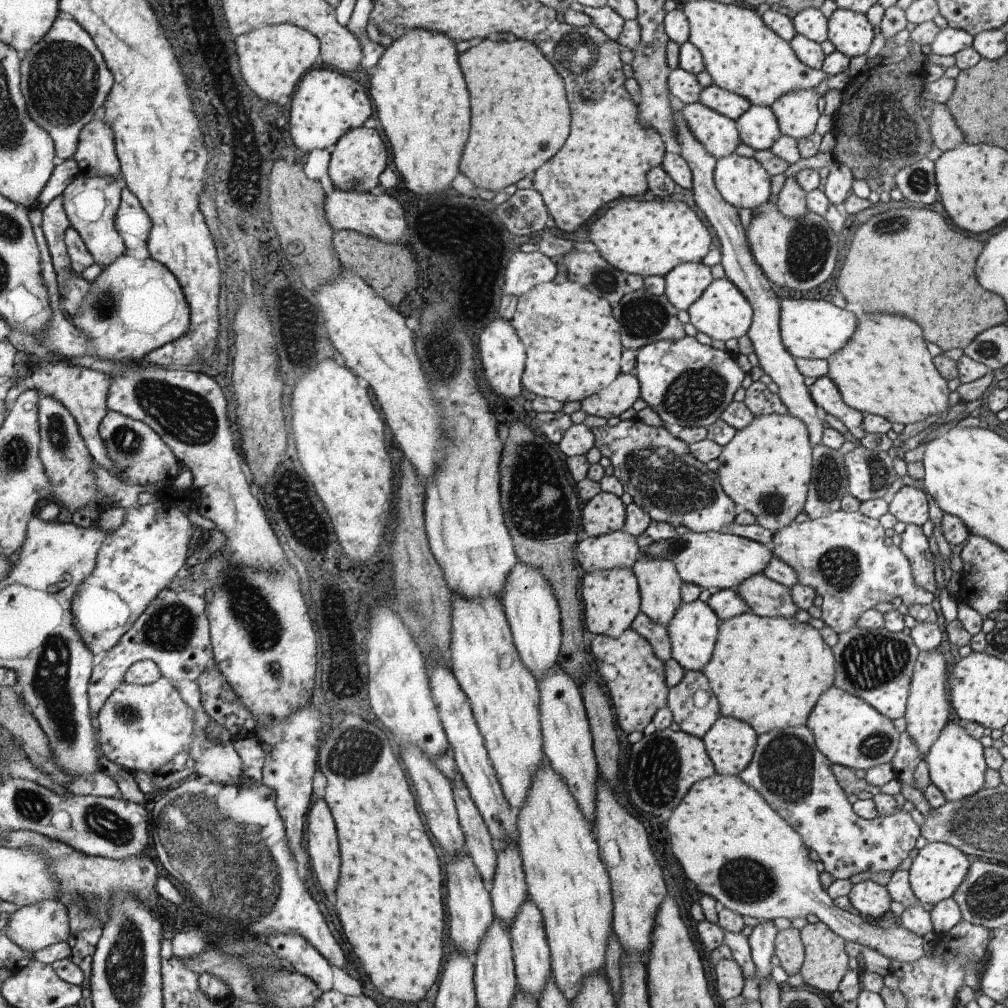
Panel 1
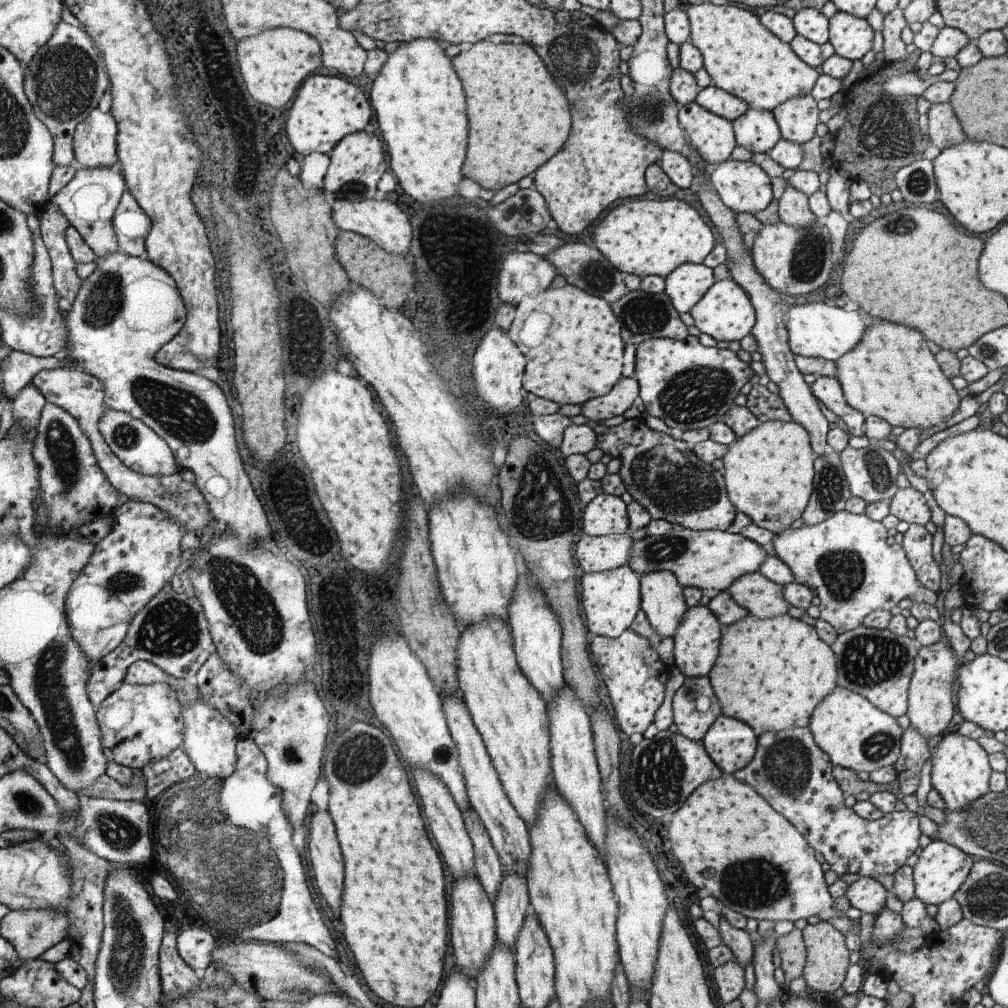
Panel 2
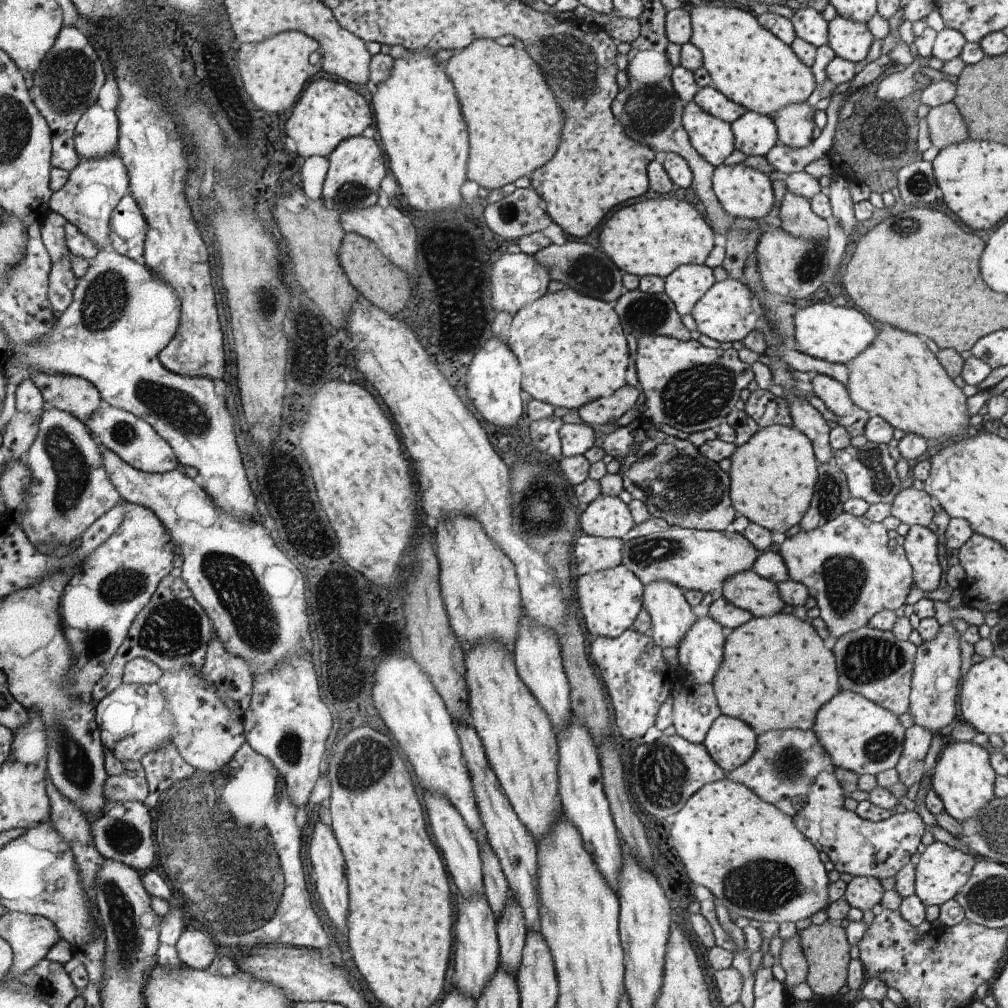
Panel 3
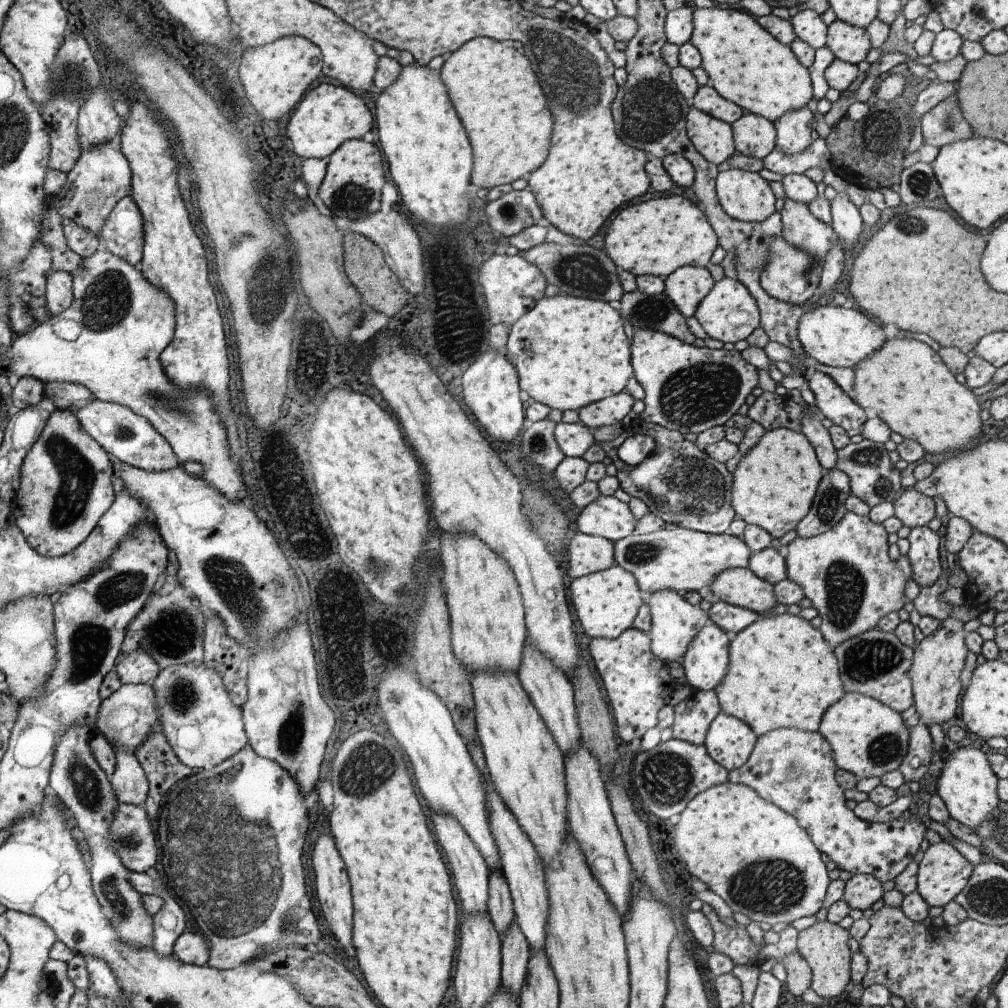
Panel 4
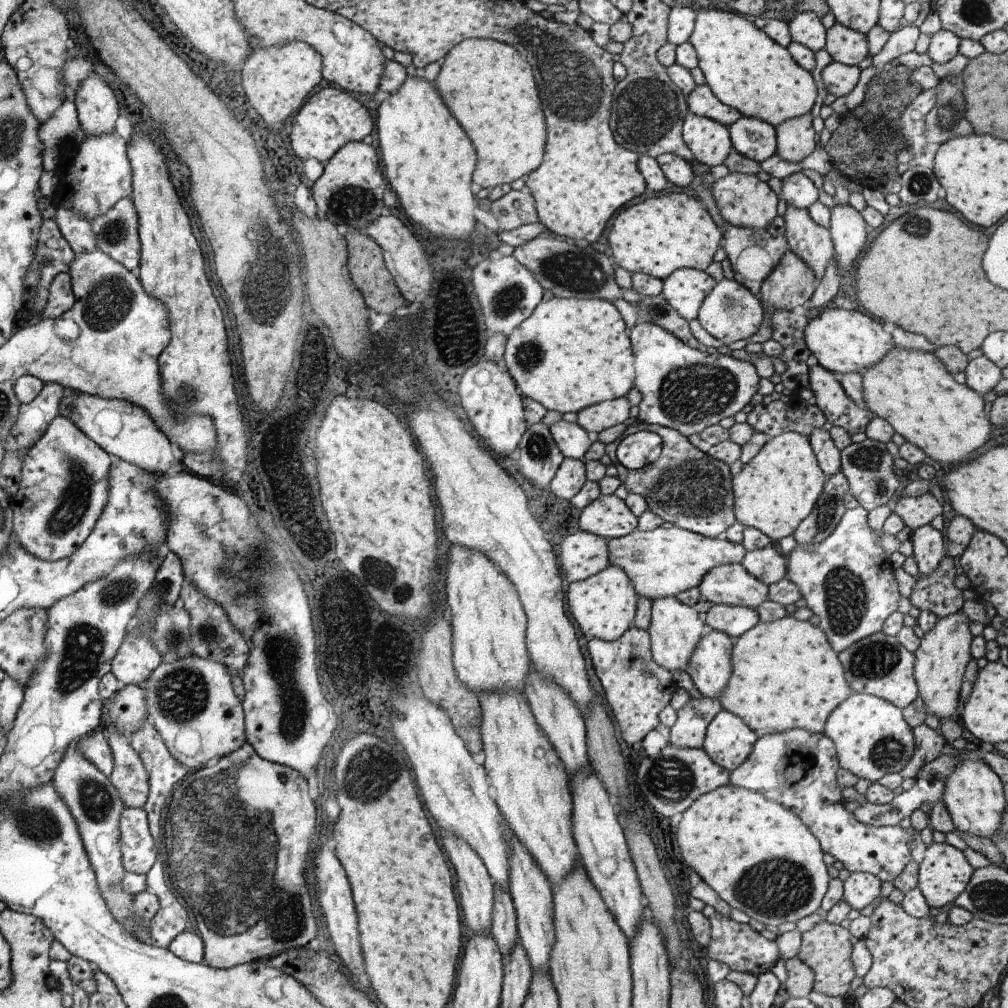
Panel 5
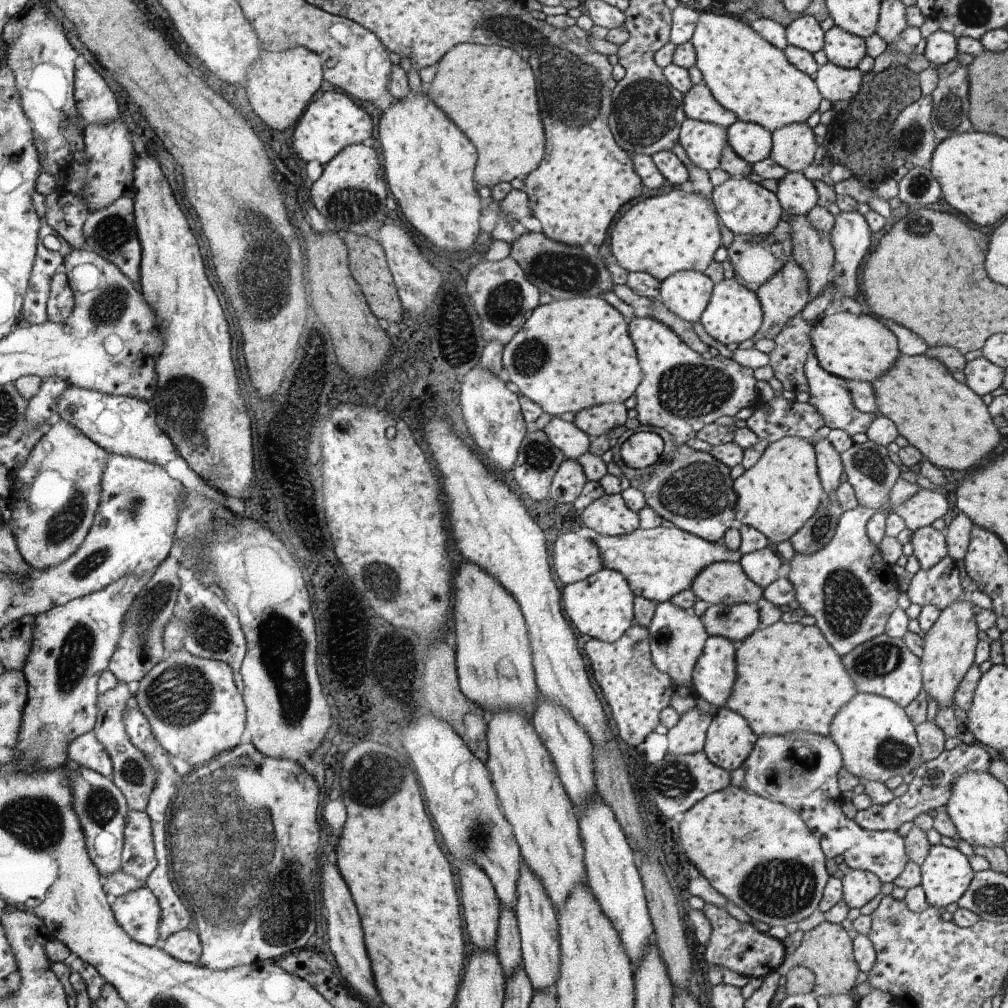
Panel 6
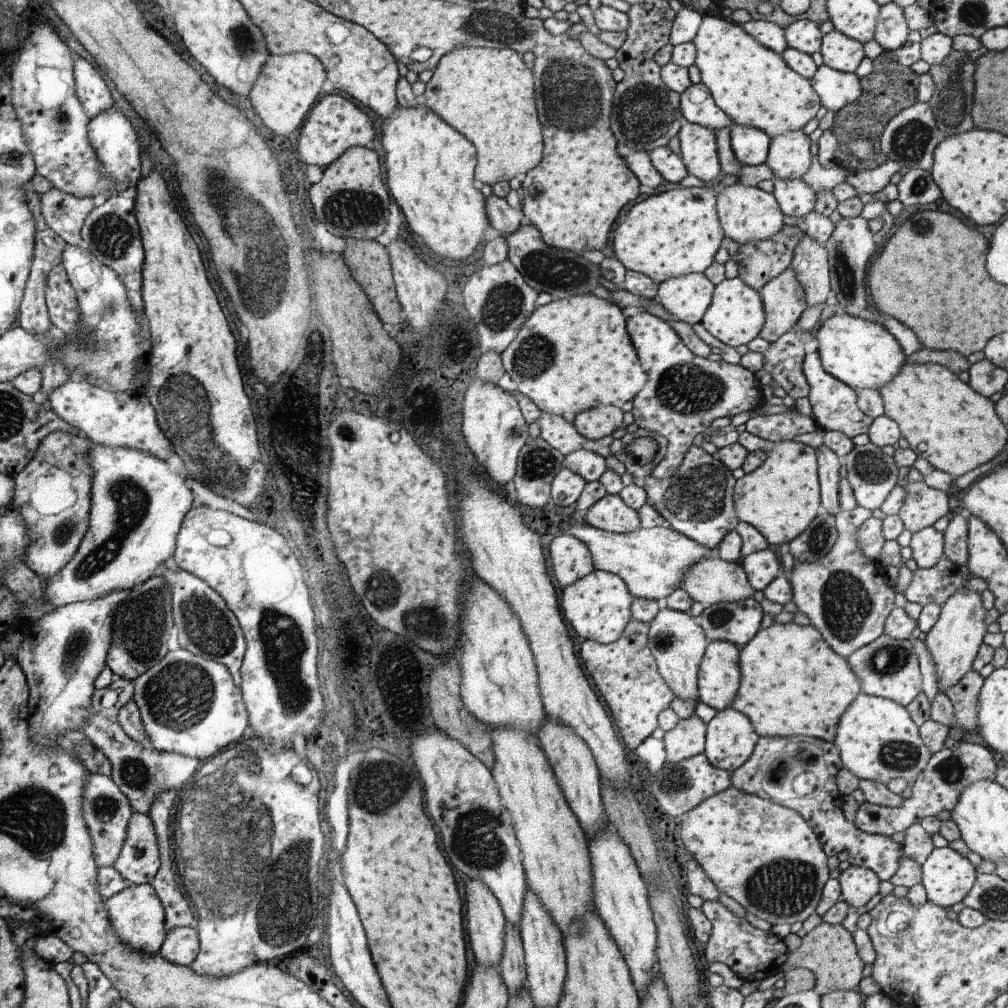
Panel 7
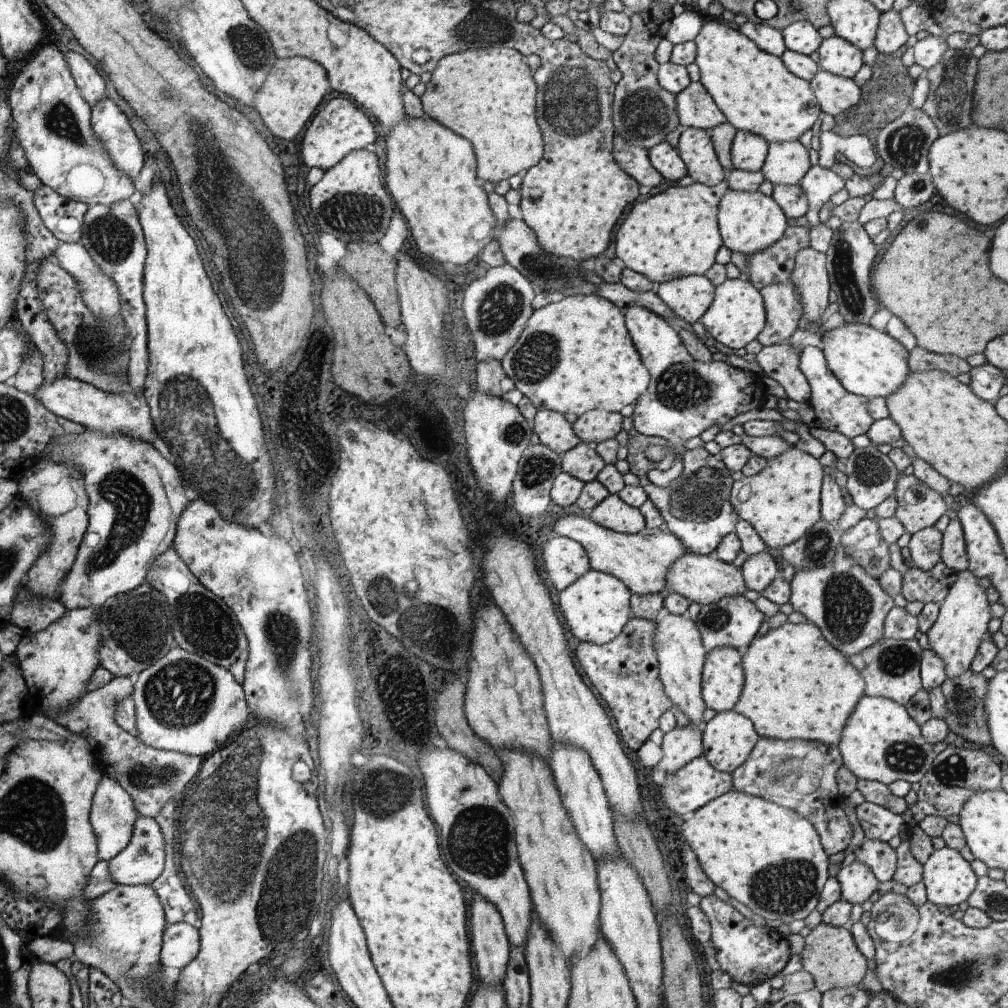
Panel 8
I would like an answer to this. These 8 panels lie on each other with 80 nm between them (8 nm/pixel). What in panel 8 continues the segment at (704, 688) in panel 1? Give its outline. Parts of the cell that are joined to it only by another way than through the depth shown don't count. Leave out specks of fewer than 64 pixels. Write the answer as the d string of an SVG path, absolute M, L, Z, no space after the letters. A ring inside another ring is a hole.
M692 723L684 727L676 726L665 734L661 748L661 775L677 772L691 760L703 756L703 729L695 727Z

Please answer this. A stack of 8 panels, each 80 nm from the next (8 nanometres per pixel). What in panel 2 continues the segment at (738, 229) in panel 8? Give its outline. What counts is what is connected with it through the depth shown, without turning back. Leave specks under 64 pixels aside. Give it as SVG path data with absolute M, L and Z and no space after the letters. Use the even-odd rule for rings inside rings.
M728 159L722 161L712 168L711 183L716 189L718 195L722 199L722 202L726 207L732 209L736 214L739 212L750 212L750 214L756 214L756 212L764 211L768 204L773 199L773 188L771 185L771 178L765 170L762 170L752 159L749 161L738 161L734 159Z

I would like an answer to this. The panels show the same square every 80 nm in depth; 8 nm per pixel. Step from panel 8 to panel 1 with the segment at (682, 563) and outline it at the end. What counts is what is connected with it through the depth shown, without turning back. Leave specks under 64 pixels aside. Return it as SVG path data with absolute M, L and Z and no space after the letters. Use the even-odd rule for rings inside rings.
M763 572L741 582L736 590L748 604L749 610L761 617L792 618L799 610L792 598L791 590L787 586L768 578Z

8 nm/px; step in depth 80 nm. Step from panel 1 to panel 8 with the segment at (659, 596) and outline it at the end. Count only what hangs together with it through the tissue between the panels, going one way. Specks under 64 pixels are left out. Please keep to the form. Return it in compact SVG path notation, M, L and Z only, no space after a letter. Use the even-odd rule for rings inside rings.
M669 613L655 624L654 649L658 658L659 678L669 699L688 716L695 727L704 728L702 713L707 707L702 698L702 671L707 652L694 619Z

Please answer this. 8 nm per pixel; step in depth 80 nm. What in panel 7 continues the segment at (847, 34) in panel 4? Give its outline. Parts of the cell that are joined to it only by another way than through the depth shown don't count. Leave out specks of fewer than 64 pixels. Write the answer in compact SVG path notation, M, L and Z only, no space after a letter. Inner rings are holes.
M834 28L823 35L819 52L823 56L824 65L847 73L854 73L866 56L860 41Z

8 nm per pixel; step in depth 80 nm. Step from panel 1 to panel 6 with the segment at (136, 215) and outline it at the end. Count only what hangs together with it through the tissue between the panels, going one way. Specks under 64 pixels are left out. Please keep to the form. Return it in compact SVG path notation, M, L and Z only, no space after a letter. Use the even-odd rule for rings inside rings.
M124 195L111 205L90 212L83 229L87 240L85 248L99 253L106 260L112 261L132 280L137 288L140 288L142 242L139 240L138 229L135 225L135 210L132 210L132 200Z

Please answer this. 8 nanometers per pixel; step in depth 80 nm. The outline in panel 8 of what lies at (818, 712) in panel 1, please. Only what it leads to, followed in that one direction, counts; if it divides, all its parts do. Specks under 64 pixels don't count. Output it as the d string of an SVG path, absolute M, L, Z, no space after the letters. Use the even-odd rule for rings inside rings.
M863 694L856 703L838 744L844 766L848 767L858 779L878 781L888 785L894 780L907 780L911 784L920 782L926 772L931 770L934 758L948 747L944 740L938 744L928 744L923 737L921 725L919 725L906 710L905 706L886 697L873 697Z

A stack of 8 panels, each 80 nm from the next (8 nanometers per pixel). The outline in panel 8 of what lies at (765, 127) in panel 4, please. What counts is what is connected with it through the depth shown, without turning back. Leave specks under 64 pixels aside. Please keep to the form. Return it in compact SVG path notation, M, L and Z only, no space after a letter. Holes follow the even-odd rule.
M736 131L731 144L734 169L757 171L765 163L769 142L754 133Z

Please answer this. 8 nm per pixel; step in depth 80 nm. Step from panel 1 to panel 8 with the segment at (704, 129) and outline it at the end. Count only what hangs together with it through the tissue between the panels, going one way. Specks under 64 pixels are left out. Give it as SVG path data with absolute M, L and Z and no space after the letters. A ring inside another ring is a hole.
M683 128L677 151L687 166L687 174L696 183L713 187L727 176L716 154L710 131L699 128Z

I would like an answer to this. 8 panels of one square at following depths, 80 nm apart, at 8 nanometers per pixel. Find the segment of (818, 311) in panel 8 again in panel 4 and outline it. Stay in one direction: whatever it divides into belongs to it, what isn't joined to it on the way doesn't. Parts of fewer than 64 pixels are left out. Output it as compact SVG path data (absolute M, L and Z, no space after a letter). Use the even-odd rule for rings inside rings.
M785 199L781 212L783 237L799 249L808 251L813 258L824 262L834 234L831 225L818 220L809 209L808 204Z

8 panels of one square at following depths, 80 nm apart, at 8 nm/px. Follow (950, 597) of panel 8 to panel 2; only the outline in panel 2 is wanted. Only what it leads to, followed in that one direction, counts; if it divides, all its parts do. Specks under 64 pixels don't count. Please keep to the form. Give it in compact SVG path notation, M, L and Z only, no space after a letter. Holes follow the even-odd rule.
M938 641L929 647L919 649L917 652L911 681L909 684L909 695L907 698L907 714L909 718L910 727L915 728L919 734L928 740L931 744L936 742L940 736L948 729L946 726L950 724L952 716L954 716L954 704L952 703L952 682L956 679L956 659L952 656L951 644L948 642Z

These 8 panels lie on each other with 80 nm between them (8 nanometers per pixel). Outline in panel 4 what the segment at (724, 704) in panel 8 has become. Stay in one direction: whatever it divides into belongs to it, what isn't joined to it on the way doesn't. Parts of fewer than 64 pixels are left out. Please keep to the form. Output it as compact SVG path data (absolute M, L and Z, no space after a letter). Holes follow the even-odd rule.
M710 621L696 633L680 662L693 690L715 690L727 673L728 634Z

